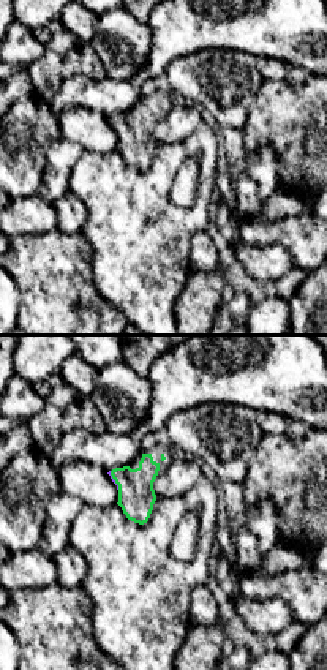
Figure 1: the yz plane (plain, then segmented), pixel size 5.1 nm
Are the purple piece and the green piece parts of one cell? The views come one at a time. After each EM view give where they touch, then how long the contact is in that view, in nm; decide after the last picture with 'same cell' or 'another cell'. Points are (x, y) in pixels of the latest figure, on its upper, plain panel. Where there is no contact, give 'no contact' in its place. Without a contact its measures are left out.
(114, 127) | 110 nm

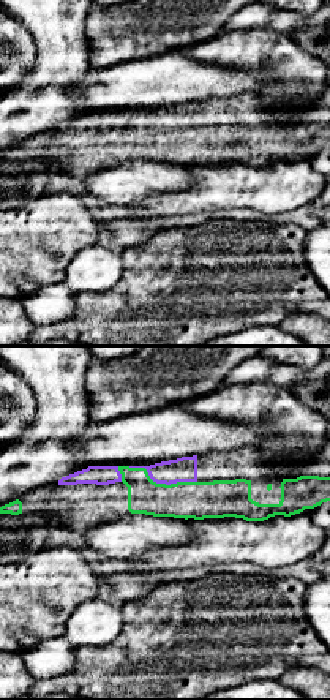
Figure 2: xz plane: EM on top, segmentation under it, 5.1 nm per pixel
(161, 128) | 360 nm

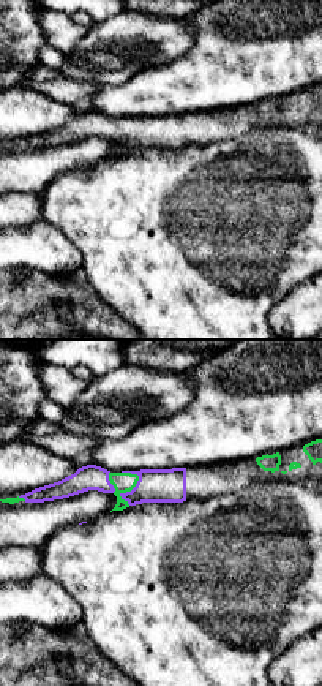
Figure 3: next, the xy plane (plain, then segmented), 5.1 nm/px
(136, 131) | 180 nm

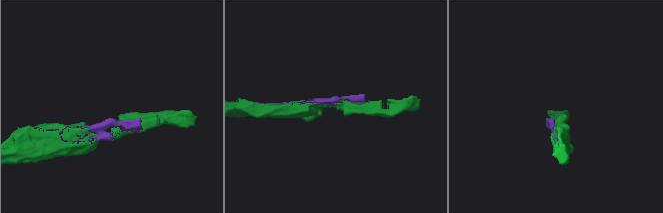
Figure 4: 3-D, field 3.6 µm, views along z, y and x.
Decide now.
same cell

